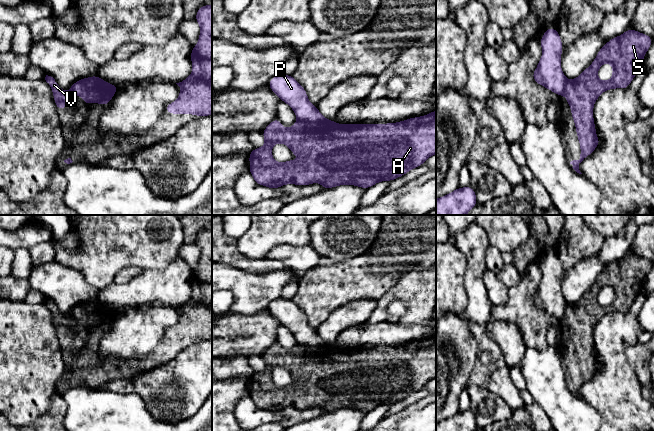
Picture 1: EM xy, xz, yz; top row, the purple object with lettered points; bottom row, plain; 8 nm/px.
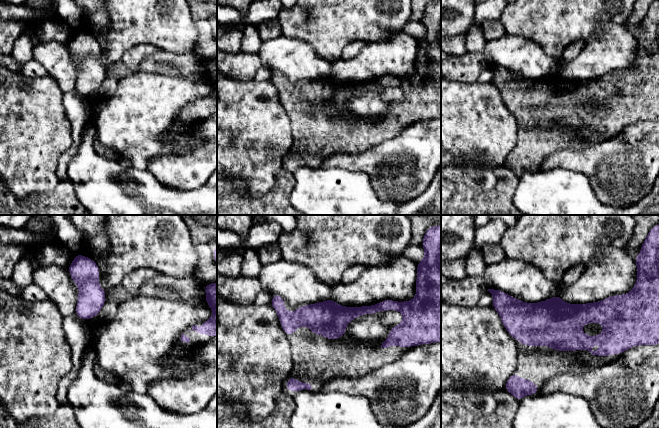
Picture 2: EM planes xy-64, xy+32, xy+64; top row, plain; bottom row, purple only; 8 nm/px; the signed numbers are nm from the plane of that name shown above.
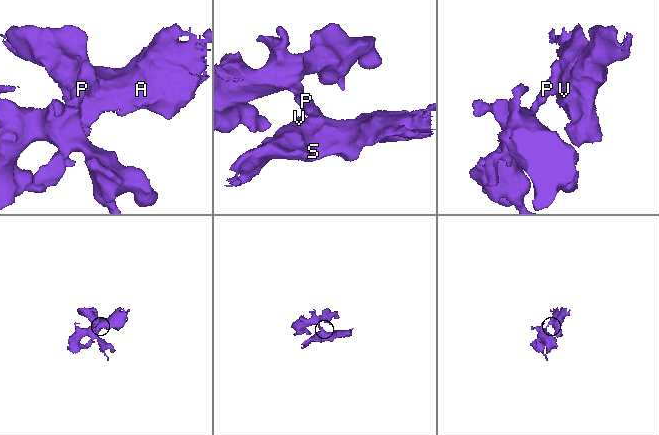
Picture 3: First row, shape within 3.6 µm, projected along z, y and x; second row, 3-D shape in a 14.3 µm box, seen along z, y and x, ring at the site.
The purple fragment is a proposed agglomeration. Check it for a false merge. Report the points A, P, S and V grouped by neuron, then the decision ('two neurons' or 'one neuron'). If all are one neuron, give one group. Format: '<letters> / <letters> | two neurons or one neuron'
A S V / P | two neurons

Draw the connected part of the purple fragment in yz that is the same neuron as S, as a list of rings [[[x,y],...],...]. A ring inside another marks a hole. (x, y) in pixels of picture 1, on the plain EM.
[[[627,253],[622,259],[610,263],[597,277],[592,288],[587,291],[577,302],[567,304],[563,318],[566,319],[566,327],[571,330],[571,339],[574,343],[578,365],[581,376],[580,383],[573,384],[570,388],[573,393],[582,398],[579,394],[579,388],[587,382],[599,369],[600,363],[596,360],[596,352],[593,342],[593,330],[596,323],[606,314],[629,311],[636,297],[641,293],[644,280],[652,269],[653,262],[633,253]],[[603,287],[610,287],[613,293],[613,299],[608,305],[601,305],[598,301],[598,294]]]

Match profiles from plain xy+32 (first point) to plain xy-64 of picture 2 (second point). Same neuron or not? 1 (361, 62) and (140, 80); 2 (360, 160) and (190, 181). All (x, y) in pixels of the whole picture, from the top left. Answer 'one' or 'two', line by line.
1: two
2: one

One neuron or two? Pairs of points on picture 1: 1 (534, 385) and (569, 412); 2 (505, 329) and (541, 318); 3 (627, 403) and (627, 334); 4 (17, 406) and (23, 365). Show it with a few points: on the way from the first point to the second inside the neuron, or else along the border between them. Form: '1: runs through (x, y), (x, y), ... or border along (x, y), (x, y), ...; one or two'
1: runs through (543, 387), (560, 404); one
2: border along (493, 320), (512, 322), (520, 331), (526, 347); two
3: runs through (618, 385), (618, 349); one
4: runs through (19, 396), (19, 375); one

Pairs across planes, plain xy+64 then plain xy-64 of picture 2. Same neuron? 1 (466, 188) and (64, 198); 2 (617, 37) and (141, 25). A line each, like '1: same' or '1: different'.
1: same
2: different

